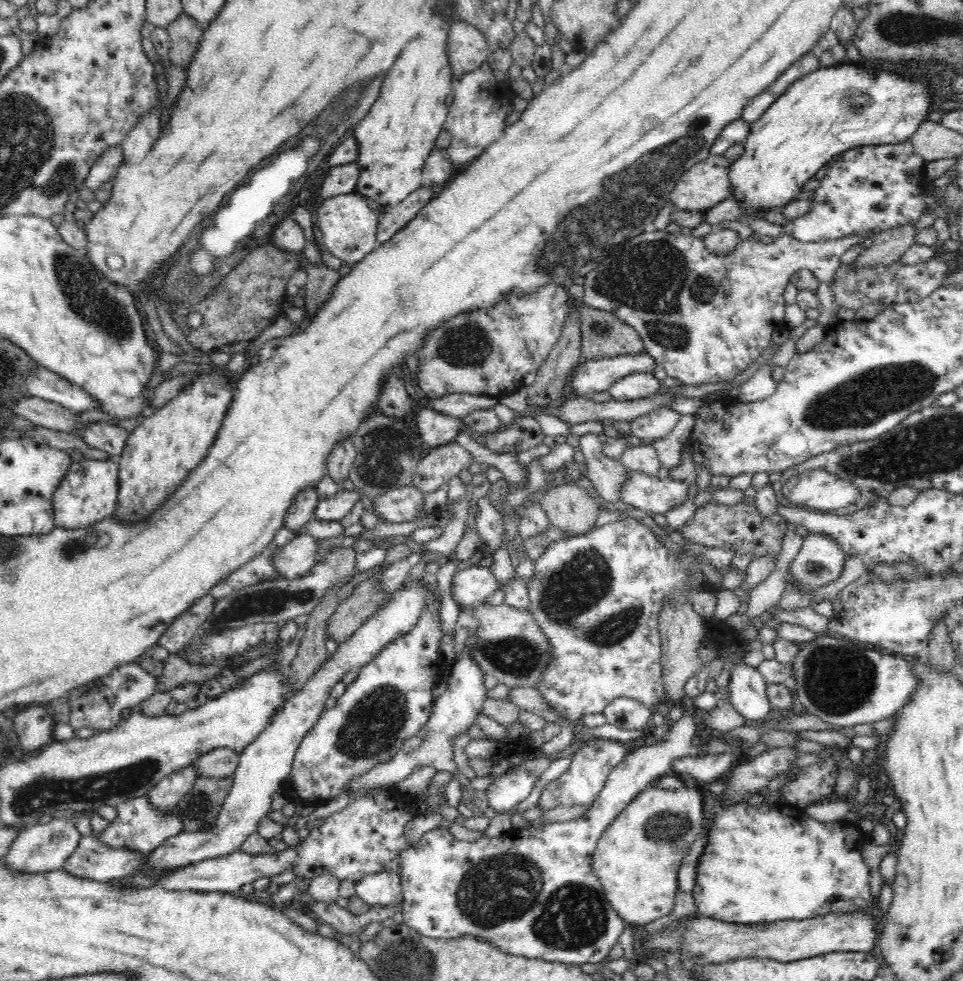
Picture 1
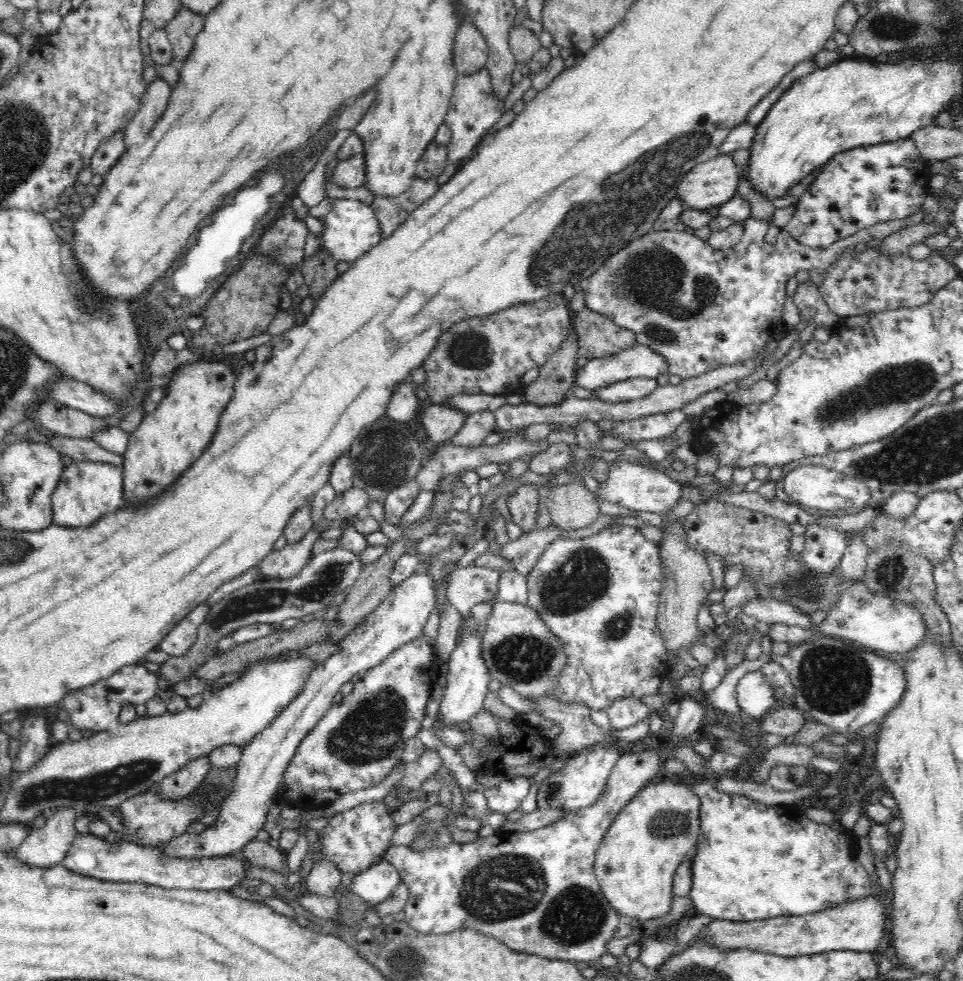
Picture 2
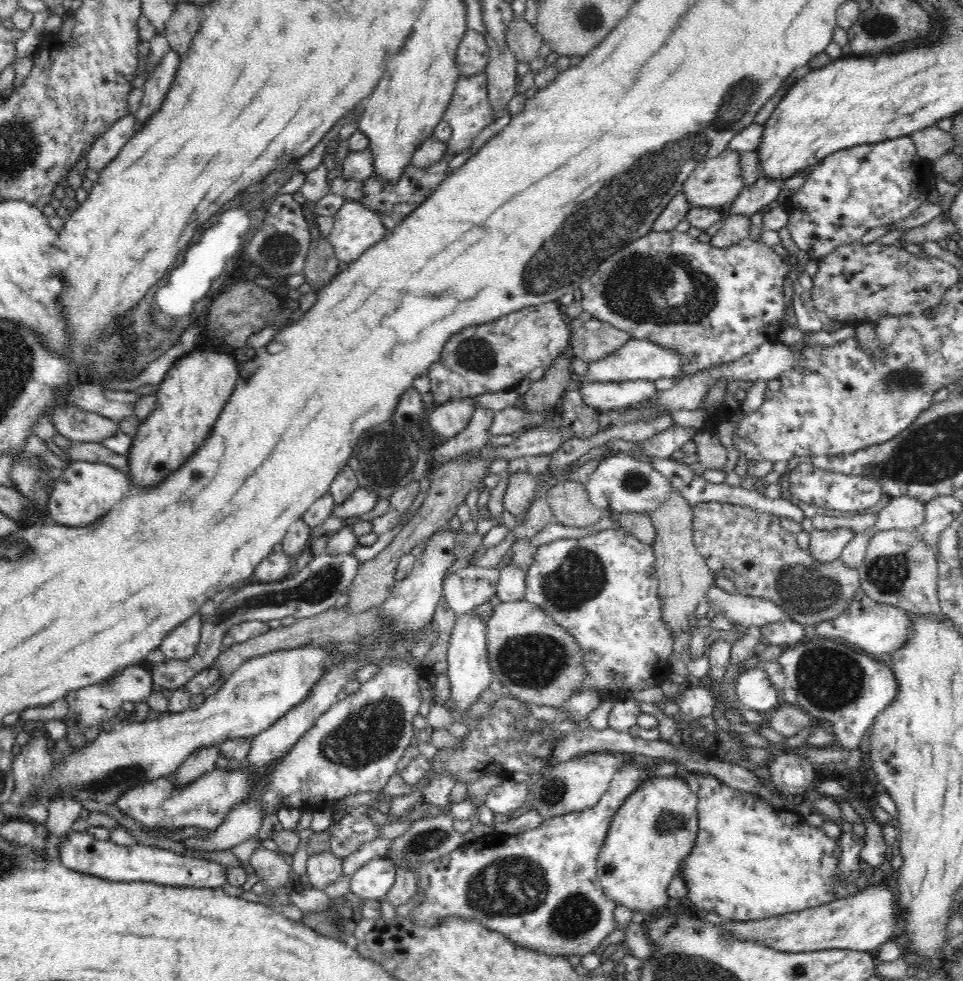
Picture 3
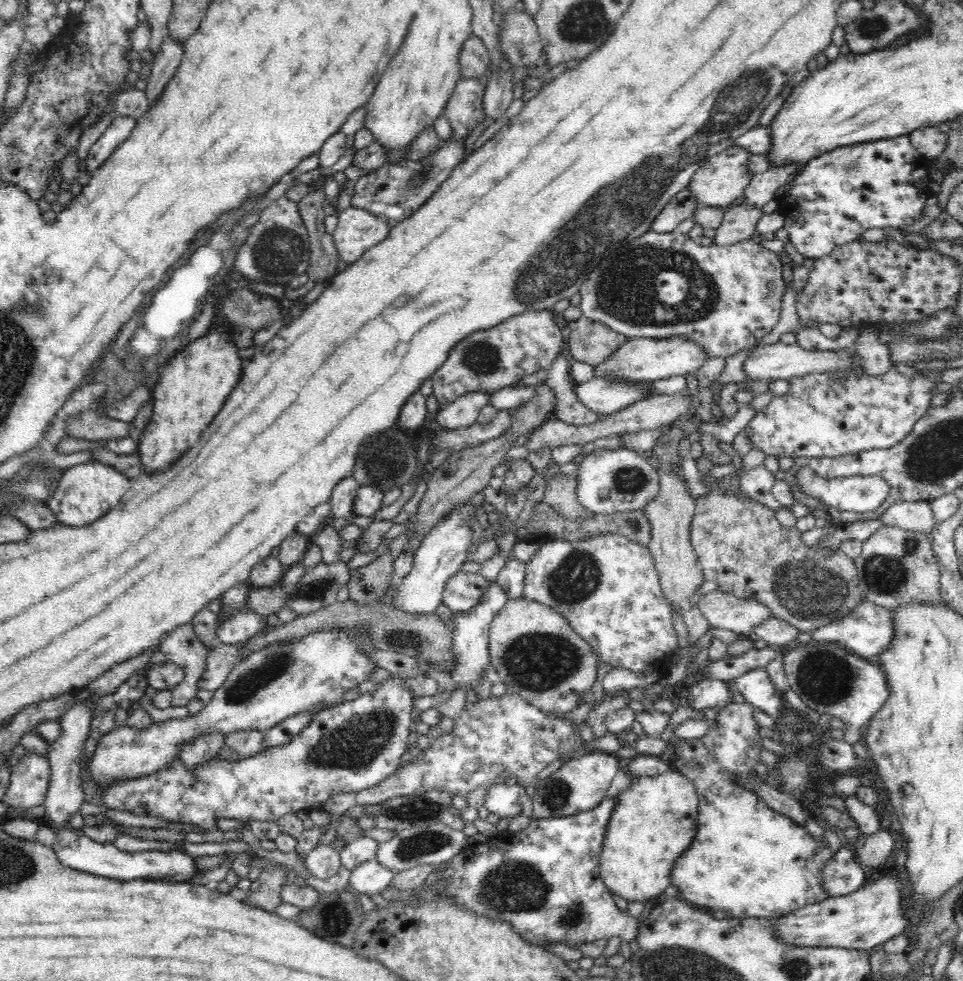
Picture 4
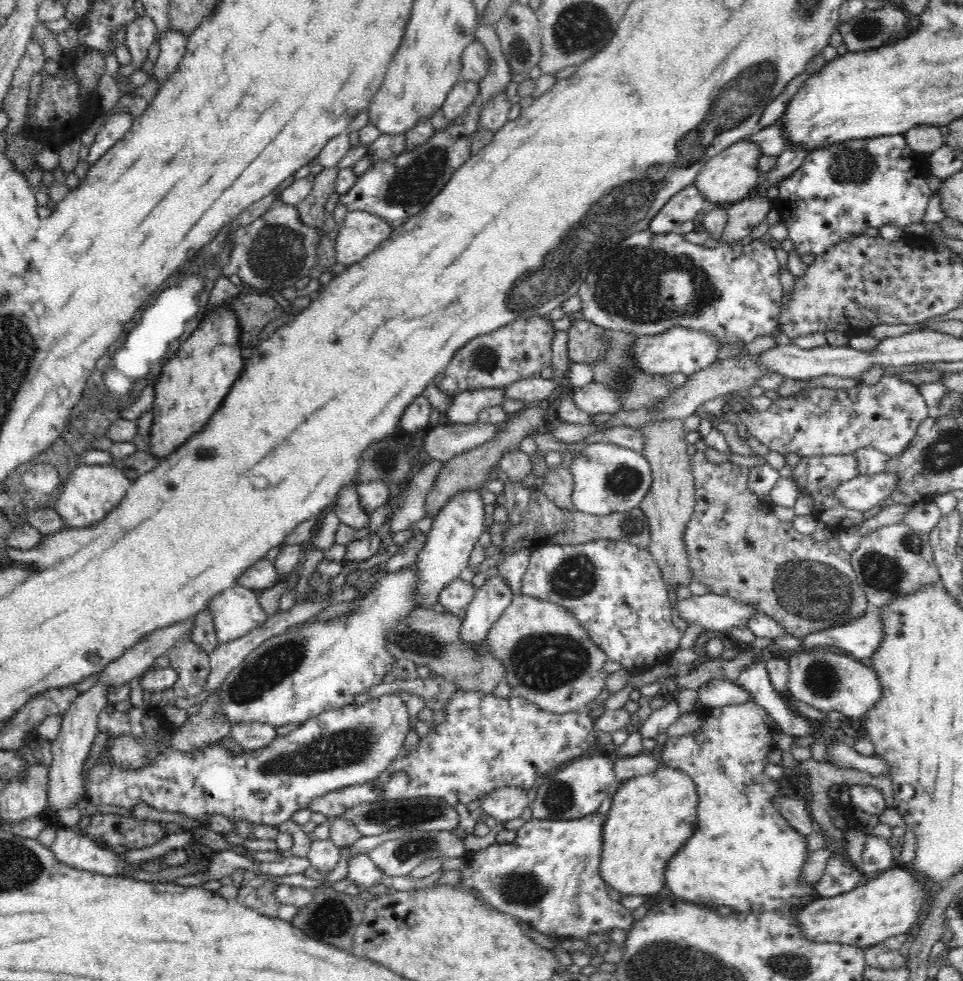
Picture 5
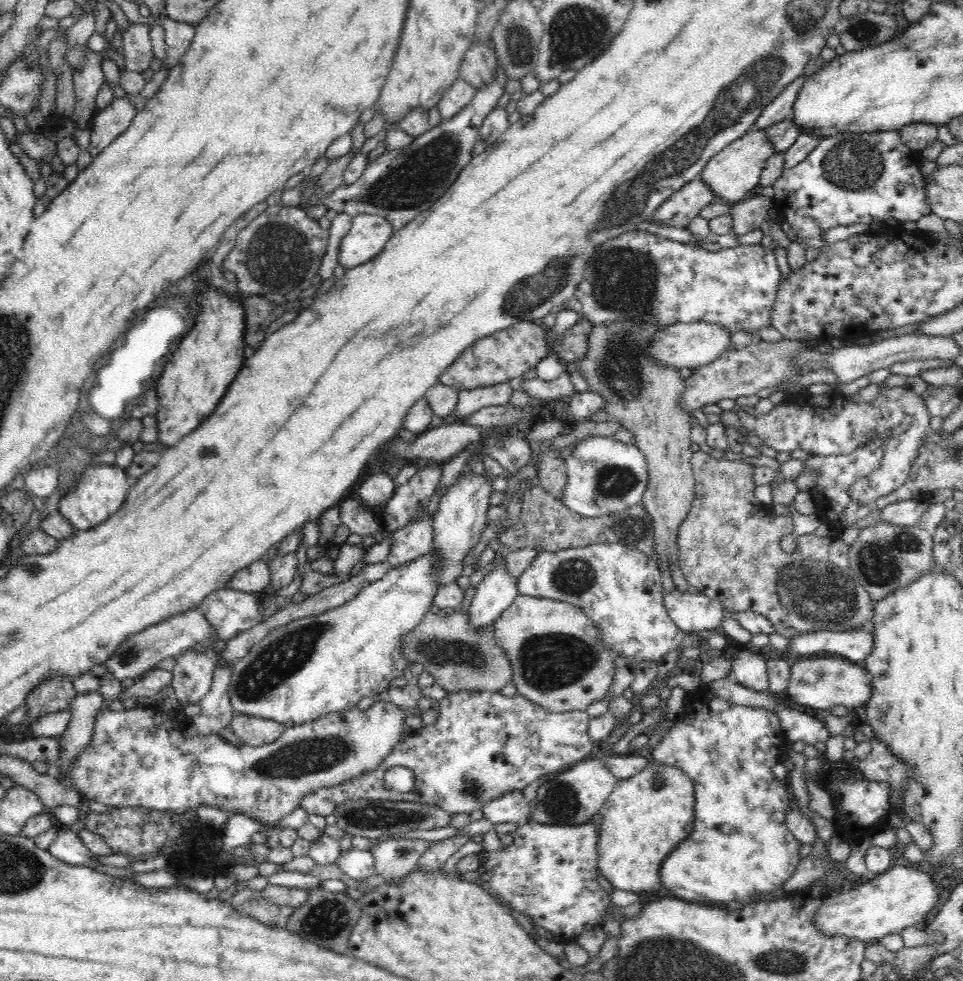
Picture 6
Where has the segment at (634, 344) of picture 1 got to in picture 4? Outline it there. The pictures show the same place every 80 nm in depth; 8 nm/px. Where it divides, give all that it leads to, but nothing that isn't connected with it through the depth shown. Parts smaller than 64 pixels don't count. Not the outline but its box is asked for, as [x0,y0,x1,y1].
[566,315,630,366]

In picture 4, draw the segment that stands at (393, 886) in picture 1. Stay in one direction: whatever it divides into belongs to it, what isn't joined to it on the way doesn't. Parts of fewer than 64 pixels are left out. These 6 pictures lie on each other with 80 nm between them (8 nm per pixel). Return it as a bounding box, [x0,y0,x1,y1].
[349,859,394,894]

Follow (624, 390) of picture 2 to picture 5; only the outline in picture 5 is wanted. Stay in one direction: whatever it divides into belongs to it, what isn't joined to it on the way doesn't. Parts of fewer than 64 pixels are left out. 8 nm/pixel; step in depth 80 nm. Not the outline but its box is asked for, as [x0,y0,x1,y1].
[572,382,622,415]

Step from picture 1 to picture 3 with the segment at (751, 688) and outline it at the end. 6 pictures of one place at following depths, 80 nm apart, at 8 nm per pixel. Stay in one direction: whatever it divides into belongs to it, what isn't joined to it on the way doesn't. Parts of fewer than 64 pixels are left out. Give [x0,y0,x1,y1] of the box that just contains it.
[736,667,778,712]

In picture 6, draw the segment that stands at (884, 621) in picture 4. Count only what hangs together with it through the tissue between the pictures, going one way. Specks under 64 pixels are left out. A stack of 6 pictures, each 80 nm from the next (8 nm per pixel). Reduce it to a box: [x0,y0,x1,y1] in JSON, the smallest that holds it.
[787,624,873,663]

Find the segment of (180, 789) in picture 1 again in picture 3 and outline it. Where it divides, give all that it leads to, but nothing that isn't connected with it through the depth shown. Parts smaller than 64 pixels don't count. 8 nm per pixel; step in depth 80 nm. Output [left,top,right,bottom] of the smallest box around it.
[174,745,220,785]

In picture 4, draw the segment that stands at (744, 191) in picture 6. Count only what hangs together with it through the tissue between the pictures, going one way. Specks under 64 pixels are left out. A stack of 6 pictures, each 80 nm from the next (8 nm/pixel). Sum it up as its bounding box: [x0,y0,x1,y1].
[688,145,752,208]

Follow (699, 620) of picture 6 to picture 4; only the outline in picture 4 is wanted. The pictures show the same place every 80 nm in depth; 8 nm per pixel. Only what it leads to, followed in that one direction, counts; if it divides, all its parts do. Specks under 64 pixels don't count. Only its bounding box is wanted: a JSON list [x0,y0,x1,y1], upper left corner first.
[692,589,774,636]

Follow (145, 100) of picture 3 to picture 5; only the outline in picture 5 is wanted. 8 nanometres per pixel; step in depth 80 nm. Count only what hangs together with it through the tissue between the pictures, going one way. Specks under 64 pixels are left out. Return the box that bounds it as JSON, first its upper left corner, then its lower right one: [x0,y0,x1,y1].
[153,27,188,87]

